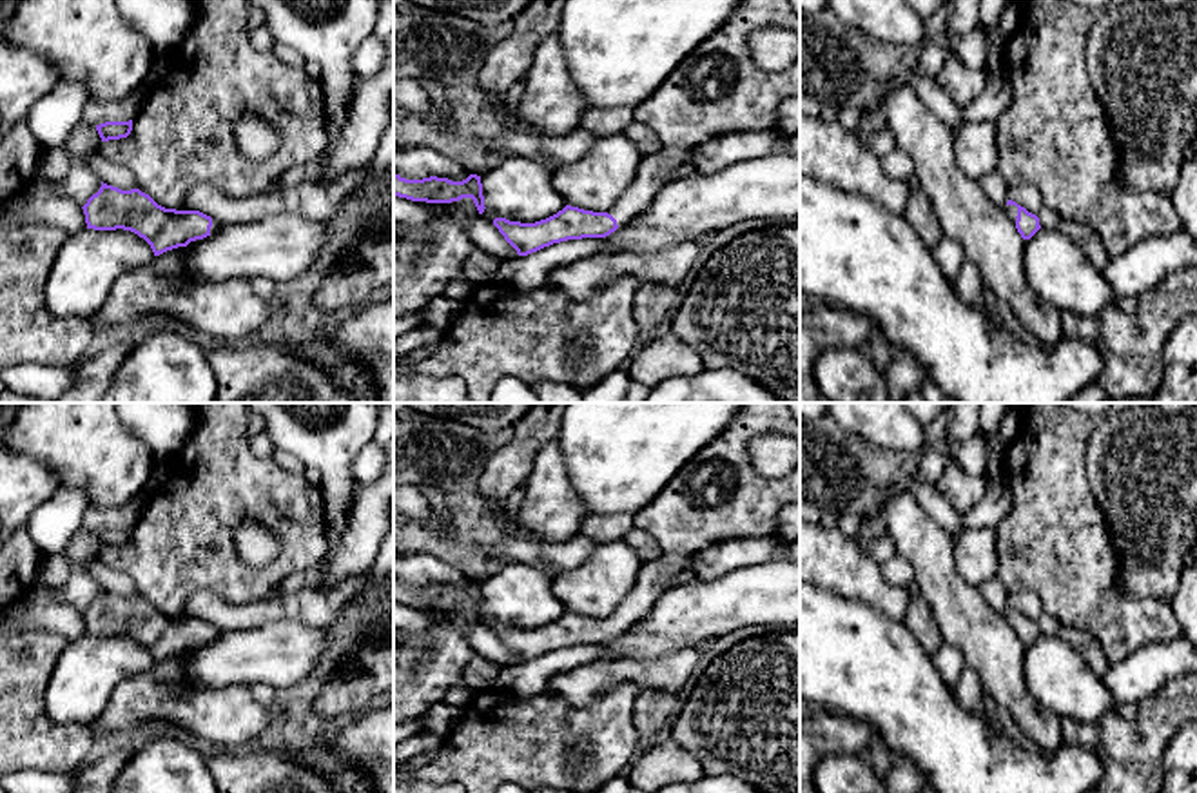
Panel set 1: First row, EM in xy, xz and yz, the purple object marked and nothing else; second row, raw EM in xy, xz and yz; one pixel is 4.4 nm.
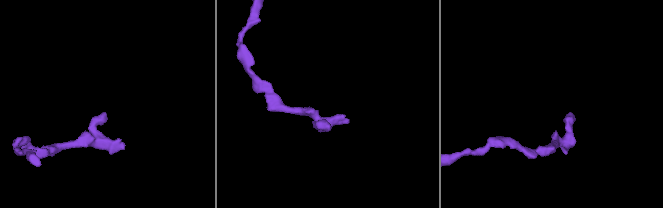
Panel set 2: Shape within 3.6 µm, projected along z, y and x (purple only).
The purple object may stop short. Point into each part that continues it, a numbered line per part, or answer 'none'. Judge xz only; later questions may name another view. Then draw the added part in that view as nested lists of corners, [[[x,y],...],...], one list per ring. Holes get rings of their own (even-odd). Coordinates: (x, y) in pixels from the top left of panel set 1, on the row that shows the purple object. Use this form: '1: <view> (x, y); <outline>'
1: xz (657, 169); [[[662,147],[640,160],[637,178],[608,214],[611,214],[618,229],[622,229],[651,205],[653,198],[666,183],[693,172],[696,171],[689,151]]]

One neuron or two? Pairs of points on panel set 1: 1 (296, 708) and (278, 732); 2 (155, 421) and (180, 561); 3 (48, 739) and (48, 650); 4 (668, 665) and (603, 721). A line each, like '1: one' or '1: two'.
1: one
2: two
3: one
4: two

